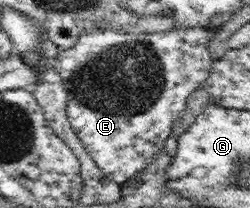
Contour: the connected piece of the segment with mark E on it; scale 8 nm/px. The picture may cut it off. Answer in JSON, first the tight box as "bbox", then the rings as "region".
{"bbox":[52,27,216,184],"region":[[[201,27],[146,34],[97,28],[81,34],[73,47],[59,51],[52,65],[62,77],[67,92],[68,120],[87,153],[109,181],[118,184],[129,181],[163,151],[166,139],[173,134],[173,124],[185,109],[189,94],[203,88],[210,74],[214,60],[209,56],[207,42],[215,35],[216,31]]]}

